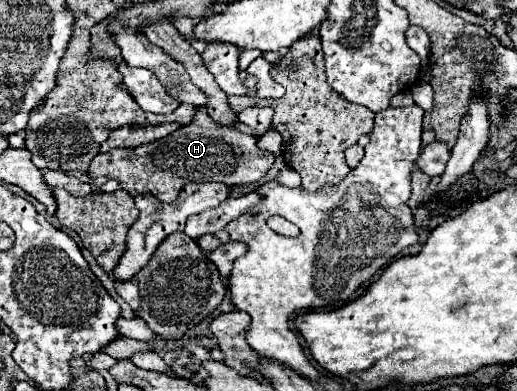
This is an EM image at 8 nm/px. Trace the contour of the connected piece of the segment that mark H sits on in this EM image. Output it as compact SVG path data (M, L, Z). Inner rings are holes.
M200 108L194 118L196 120L192 124L178 128L162 140L138 146L134 150L116 148L106 154L98 154L90 164L88 176L108 176L110 180L118 180L120 188L130 196L148 192L162 202L174 202L180 188L188 182L222 182L228 186L254 184L274 164L274 154L260 150L252 136L230 126L216 124L204 108Z

